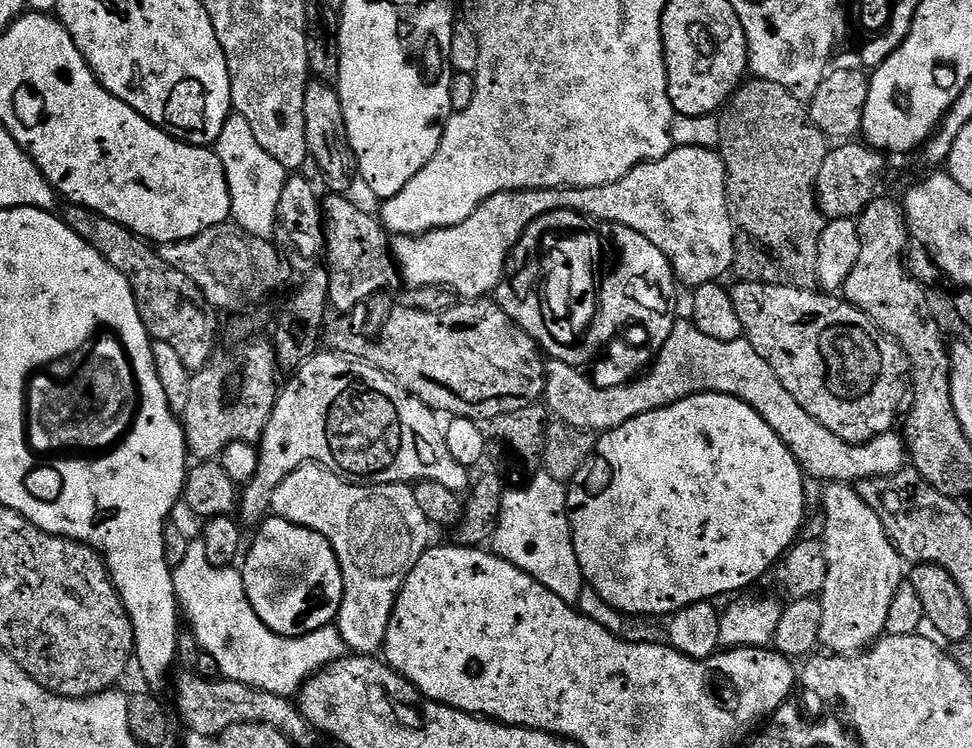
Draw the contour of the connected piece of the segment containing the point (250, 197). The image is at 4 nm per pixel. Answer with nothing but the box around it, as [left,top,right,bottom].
[218,114,286,240]

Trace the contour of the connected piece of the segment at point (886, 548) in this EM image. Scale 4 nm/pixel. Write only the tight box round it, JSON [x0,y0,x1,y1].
[822,483,906,650]

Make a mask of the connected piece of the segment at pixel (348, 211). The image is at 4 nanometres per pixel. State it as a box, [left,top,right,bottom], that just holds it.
[325,196,398,308]

